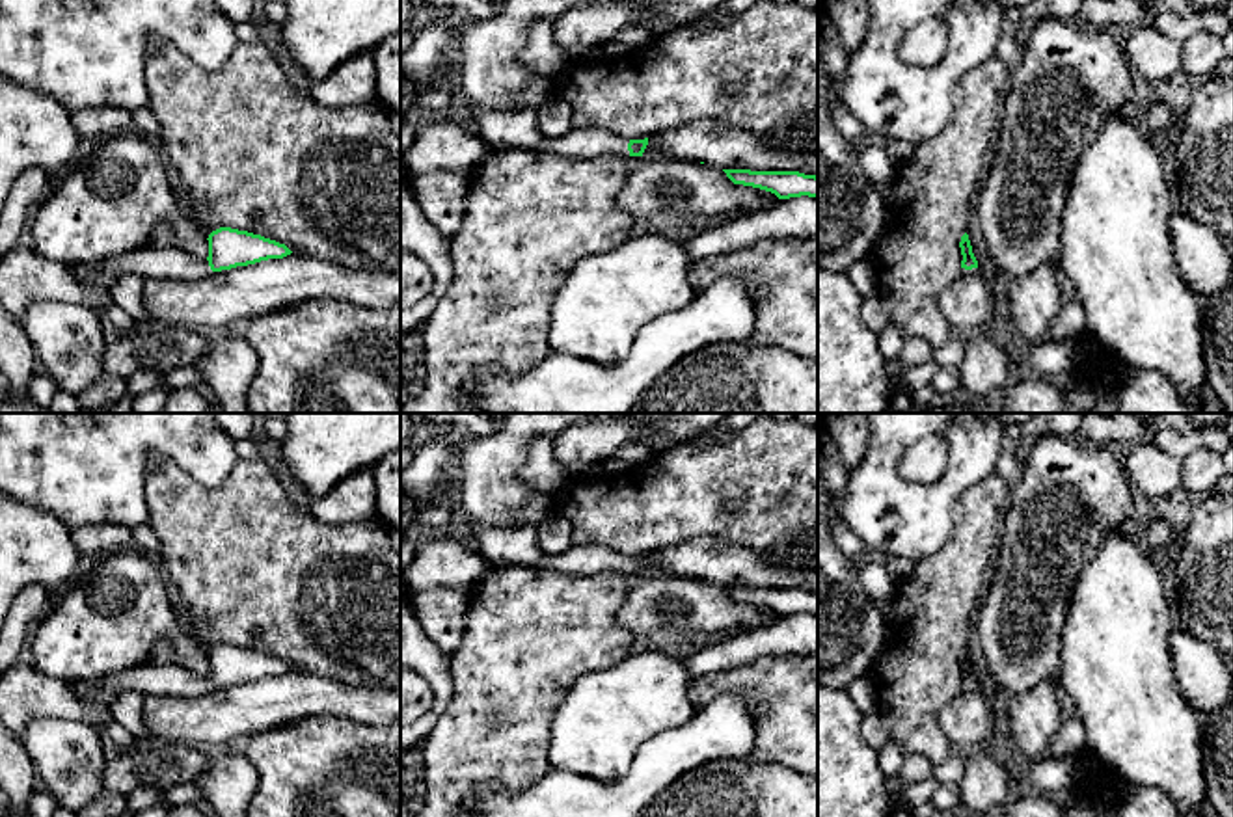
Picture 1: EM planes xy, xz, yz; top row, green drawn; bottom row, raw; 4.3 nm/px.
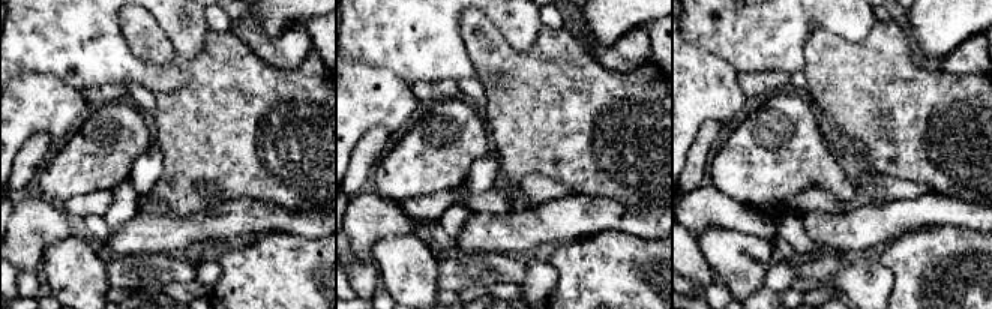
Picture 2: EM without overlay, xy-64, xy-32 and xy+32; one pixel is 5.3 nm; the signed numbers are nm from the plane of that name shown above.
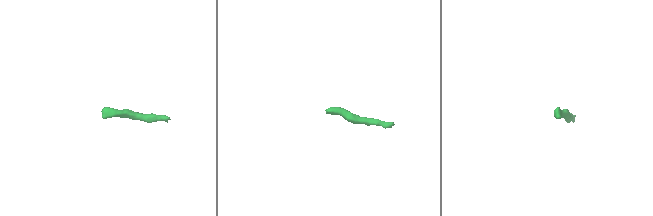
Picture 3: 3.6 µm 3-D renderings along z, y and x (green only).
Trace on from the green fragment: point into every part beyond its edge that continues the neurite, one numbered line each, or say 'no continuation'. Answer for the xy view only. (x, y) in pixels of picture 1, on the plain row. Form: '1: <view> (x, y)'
1: xy (170, 680)

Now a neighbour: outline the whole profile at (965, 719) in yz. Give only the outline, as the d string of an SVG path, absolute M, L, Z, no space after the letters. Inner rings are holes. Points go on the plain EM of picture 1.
M980 689L959 690L941 711L939 724L957 750L967 750L991 739L991 707Z

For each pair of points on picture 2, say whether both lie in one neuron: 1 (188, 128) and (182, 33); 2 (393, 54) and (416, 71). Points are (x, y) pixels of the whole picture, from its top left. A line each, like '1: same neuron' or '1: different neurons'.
1: different neurons
2: same neuron

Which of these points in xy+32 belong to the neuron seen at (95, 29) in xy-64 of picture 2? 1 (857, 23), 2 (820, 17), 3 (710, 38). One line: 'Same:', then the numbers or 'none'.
Same: 1, 2, 3

